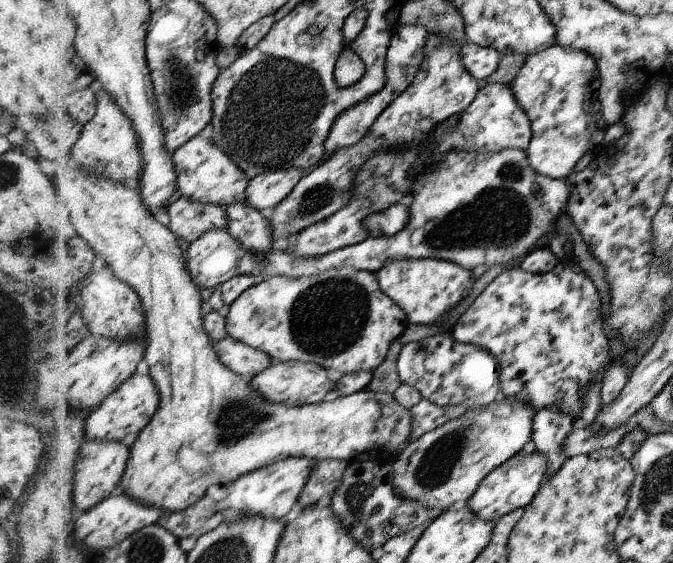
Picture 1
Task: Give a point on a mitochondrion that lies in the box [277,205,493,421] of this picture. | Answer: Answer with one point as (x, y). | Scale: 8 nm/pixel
(328, 318)

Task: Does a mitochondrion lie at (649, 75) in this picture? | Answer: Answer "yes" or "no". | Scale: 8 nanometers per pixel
no

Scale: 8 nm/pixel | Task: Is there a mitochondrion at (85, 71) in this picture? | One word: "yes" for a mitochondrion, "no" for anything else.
no

